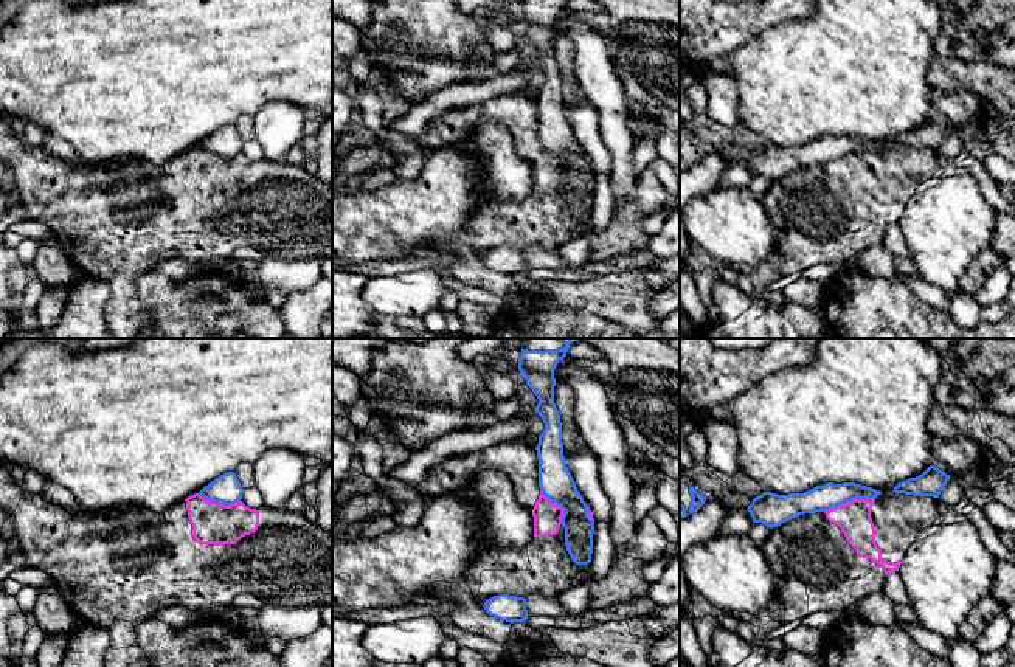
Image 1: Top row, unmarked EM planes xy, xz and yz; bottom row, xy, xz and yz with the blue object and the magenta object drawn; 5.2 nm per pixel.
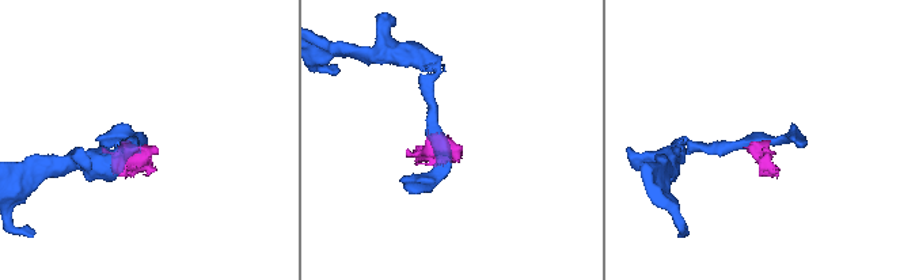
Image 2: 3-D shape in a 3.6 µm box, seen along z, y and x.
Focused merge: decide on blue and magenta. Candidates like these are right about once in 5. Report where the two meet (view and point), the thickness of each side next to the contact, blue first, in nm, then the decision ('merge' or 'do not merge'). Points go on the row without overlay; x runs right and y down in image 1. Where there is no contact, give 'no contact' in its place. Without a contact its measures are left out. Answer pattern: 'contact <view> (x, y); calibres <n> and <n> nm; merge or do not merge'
contact yz (849, 152); calibres 140 and 180 nm; do not merge

